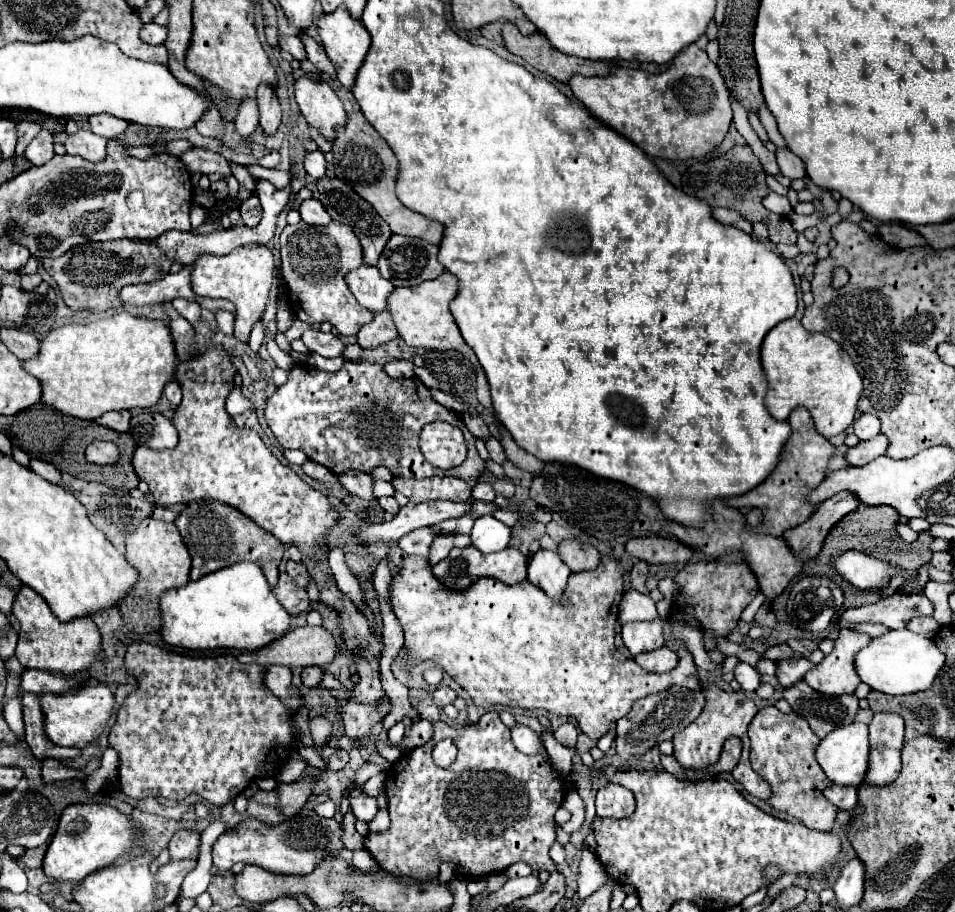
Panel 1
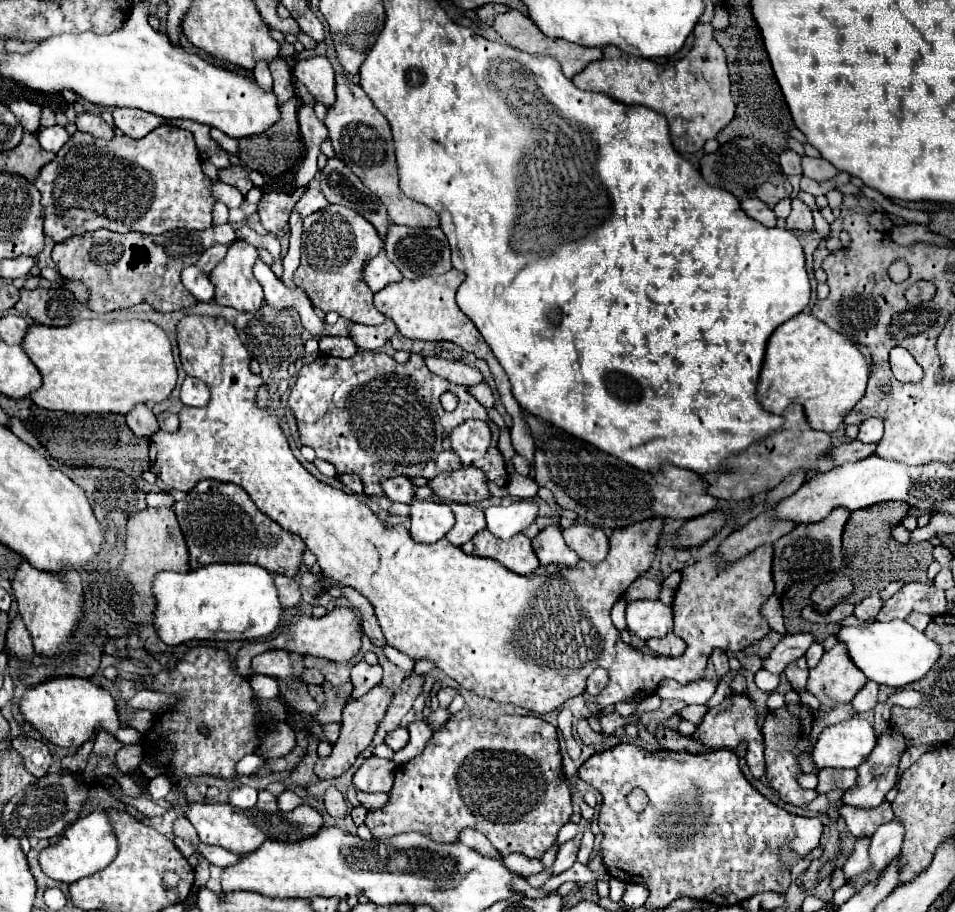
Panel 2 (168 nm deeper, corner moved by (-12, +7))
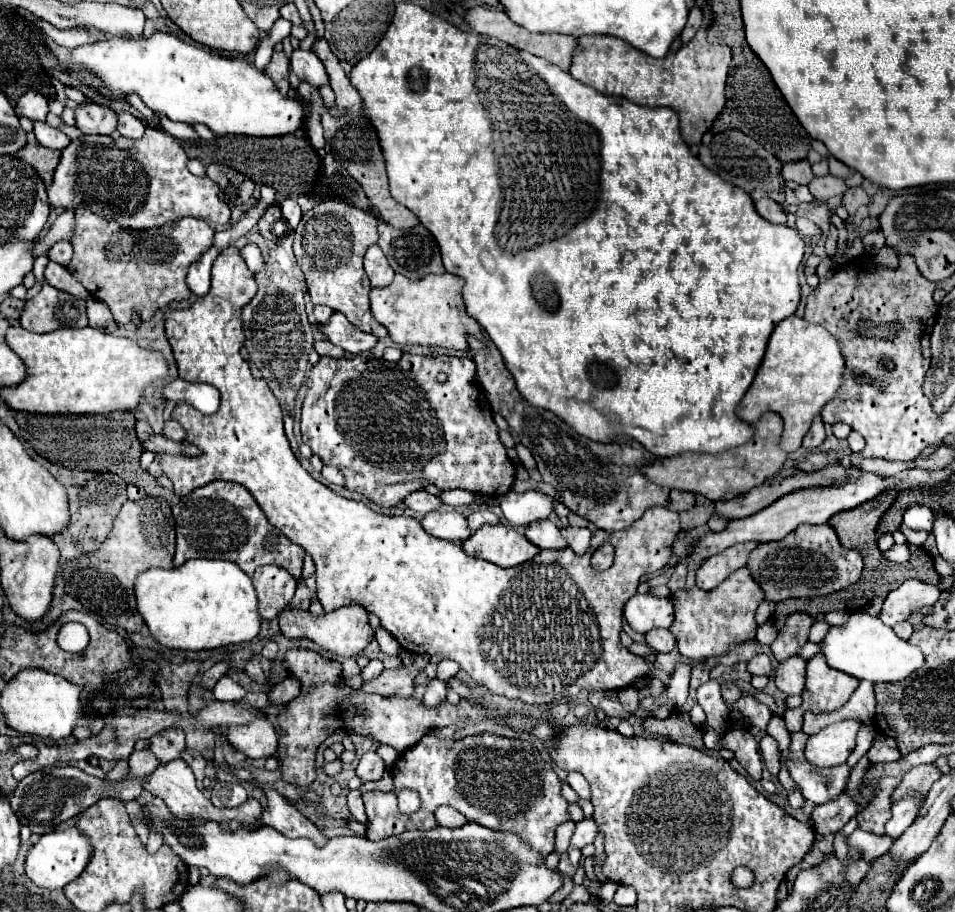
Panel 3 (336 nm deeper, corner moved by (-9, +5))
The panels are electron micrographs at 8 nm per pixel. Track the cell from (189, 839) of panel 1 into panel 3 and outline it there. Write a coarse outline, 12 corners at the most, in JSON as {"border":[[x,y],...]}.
{"border":[[185,760],[161,764],[145,790],[175,818],[237,820],[253,826],[263,814],[251,798],[239,808],[217,808],[195,786]]}

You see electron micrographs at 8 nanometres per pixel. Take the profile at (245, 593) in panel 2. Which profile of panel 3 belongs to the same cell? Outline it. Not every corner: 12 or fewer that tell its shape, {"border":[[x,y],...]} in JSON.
{"border":[[225,560],[147,570],[135,598],[167,648],[261,630],[253,580]]}

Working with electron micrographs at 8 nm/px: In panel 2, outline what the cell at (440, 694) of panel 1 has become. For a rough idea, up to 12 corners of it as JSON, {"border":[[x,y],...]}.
{"border":[[450,686],[442,688],[436,698],[440,708],[448,708],[458,692]]}

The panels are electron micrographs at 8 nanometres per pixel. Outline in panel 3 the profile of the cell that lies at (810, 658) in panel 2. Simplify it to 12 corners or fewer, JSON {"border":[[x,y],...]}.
{"border":[[801,656],[781,662],[775,670],[777,688],[787,696],[805,690]]}

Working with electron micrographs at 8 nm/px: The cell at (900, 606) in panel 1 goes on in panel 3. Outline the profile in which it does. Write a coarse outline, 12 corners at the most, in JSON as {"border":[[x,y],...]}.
{"border":[[905,580],[889,592],[879,618],[887,626],[939,600],[937,586]]}

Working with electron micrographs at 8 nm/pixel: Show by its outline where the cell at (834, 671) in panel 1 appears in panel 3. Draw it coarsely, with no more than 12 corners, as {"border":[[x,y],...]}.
{"border":[[823,654],[807,662],[803,710],[833,712],[857,678],[831,668]]}

